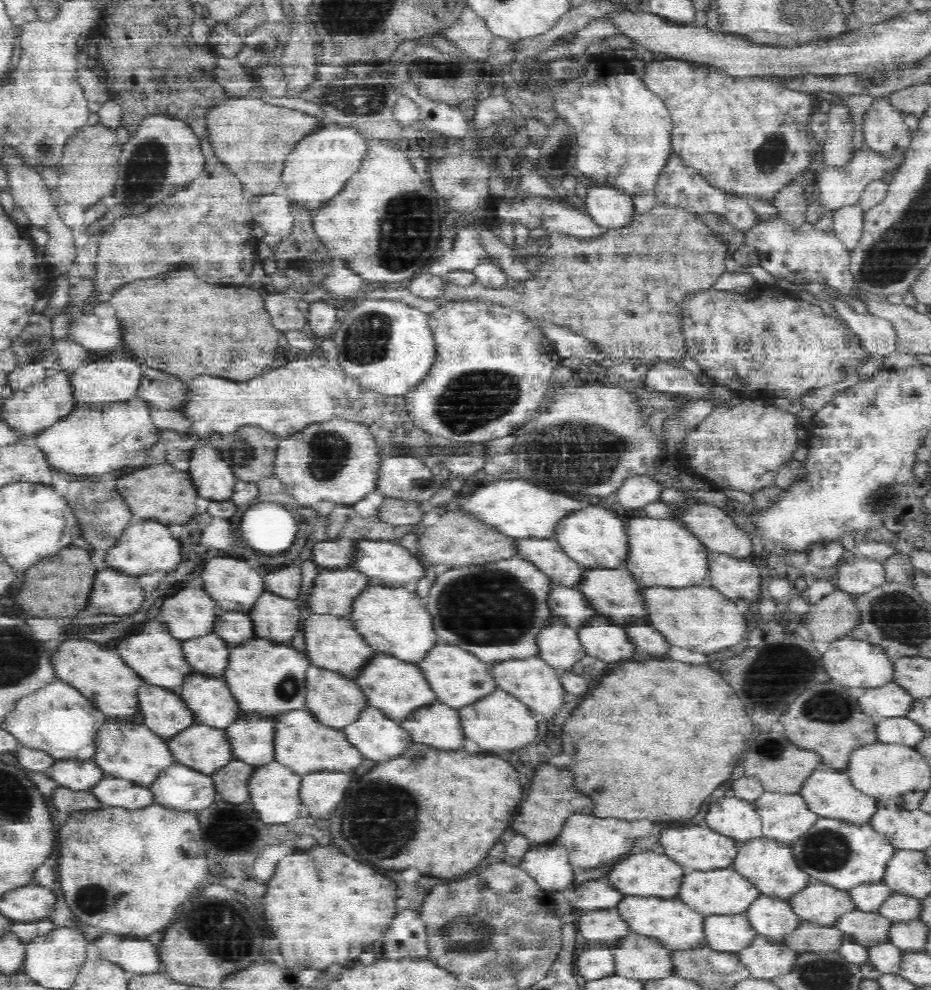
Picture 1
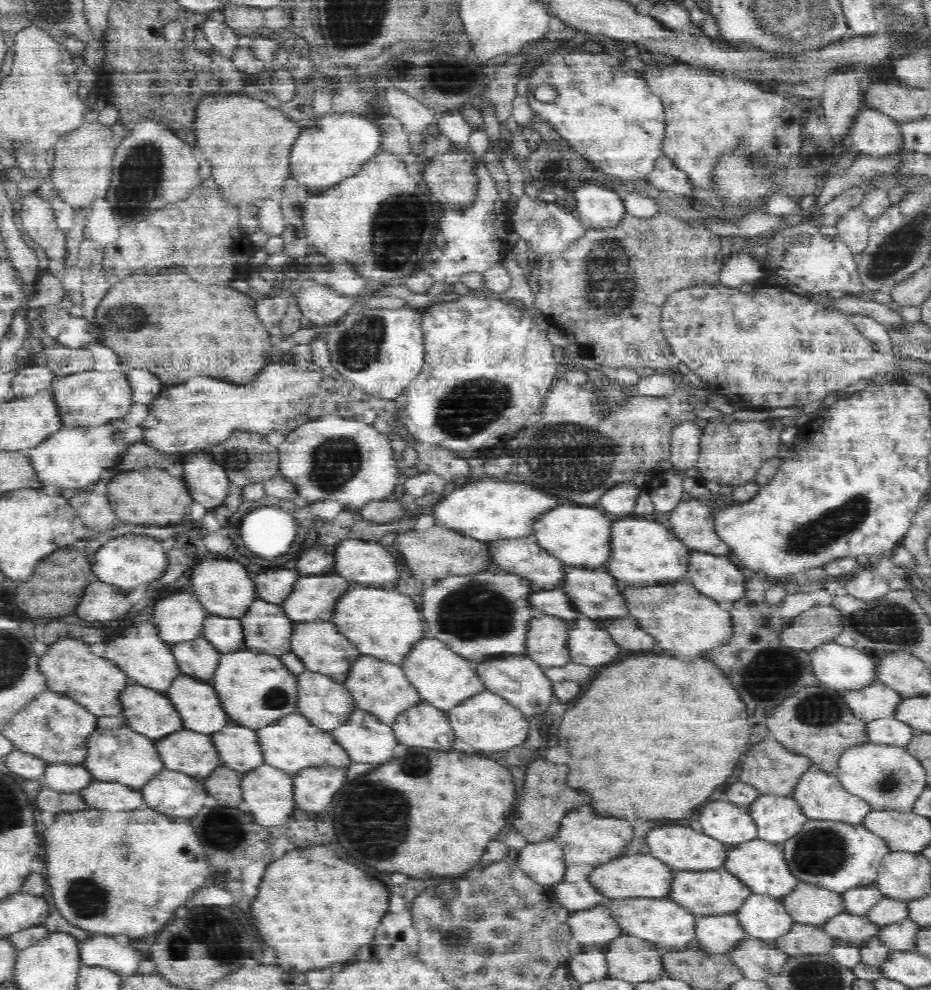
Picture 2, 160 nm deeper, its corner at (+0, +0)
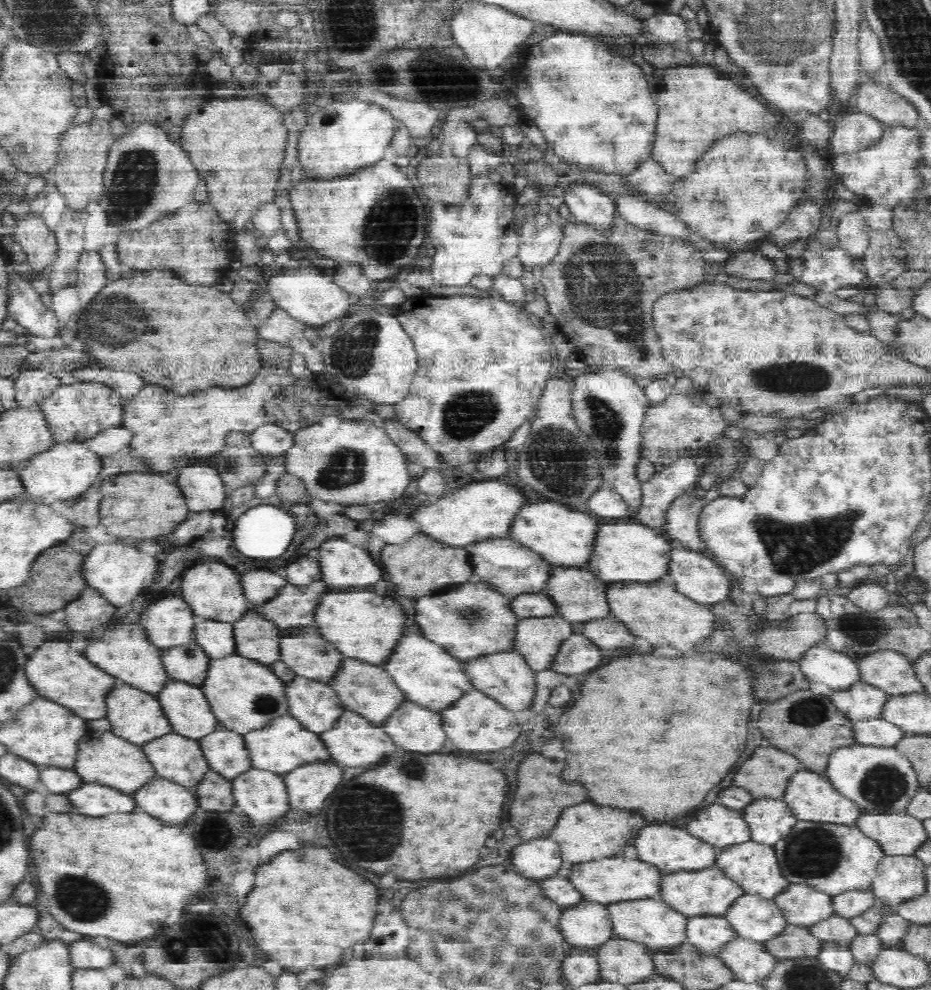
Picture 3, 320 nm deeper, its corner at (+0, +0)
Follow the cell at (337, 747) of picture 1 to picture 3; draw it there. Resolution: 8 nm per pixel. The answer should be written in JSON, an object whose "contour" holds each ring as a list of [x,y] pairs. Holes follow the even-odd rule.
{"contour":[[[290,714],[274,720],[273,723],[260,730],[246,733],[245,741],[249,747],[254,768],[262,768],[283,775],[310,764],[310,762],[333,759],[333,754],[328,745],[325,744],[321,733],[312,732],[300,720]]]}

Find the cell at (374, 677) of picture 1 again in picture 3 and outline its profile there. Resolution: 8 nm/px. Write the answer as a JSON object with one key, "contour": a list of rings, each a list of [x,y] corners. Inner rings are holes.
{"contour":[[[346,657],[341,670],[330,681],[330,685],[338,690],[338,695],[348,710],[357,712],[378,725],[384,725],[394,711],[408,703],[406,693],[397,685],[397,681],[384,665],[370,664],[358,658]]]}

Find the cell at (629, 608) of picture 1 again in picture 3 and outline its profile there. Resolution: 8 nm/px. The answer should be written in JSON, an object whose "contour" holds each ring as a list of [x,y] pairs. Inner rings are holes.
{"contour":[[[555,567],[552,579],[549,580],[543,592],[549,593],[557,601],[559,614],[568,622],[578,626],[594,619],[604,619],[609,616],[611,608],[608,604],[607,592],[609,584],[601,579],[596,572],[584,567]]]}

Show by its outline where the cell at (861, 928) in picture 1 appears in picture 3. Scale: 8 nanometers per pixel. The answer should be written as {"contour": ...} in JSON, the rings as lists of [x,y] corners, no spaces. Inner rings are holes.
{"contour":[[[834,914],[813,924],[810,929],[812,929],[814,936],[828,943],[832,942],[839,946],[850,947],[851,942],[860,934],[849,920],[850,918]]]}

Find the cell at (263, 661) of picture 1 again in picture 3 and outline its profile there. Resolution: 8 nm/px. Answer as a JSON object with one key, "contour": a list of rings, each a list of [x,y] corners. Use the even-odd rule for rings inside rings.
{"contour":[[[234,652],[212,660],[206,680],[200,687],[206,694],[213,713],[218,716],[220,726],[245,735],[289,714],[287,686],[288,683],[272,671],[272,666]]]}

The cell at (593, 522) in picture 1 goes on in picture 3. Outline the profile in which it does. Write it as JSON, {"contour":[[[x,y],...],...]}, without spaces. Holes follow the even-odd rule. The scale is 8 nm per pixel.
{"contour":[[[536,502],[529,506],[530,508],[525,508],[517,517],[509,537],[534,549],[556,568],[587,566],[590,559],[593,559],[598,531],[602,526],[594,514],[572,510],[558,502]]]}

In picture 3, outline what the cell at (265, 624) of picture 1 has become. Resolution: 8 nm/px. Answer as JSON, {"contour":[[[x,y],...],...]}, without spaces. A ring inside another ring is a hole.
{"contour":[[[252,606],[233,625],[238,654],[270,666],[281,660],[282,628],[277,621],[270,620],[261,612],[261,607]]]}

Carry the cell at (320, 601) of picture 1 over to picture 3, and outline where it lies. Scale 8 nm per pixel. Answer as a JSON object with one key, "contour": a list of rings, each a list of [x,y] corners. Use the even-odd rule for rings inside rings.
{"contour":[[[324,580],[310,584],[288,583],[275,599],[261,606],[261,612],[277,621],[280,628],[313,625],[321,600],[332,591]]]}

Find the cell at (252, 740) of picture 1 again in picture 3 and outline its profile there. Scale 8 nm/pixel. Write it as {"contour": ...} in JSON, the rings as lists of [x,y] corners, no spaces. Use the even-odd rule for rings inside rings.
{"contour":[[[218,726],[214,732],[200,741],[209,761],[209,767],[226,778],[233,779],[253,767],[245,735],[240,732]]]}

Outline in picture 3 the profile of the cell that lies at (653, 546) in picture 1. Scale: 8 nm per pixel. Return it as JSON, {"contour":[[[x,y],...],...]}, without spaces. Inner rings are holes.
{"contour":[[[638,520],[615,522],[601,526],[598,531],[596,551],[587,568],[596,572],[609,585],[625,583],[653,583],[667,579],[673,562],[672,540],[663,529],[642,524]]]}

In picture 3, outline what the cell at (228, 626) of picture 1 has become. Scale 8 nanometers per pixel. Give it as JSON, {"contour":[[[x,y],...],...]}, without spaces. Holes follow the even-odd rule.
{"contour":[[[199,619],[194,639],[205,648],[212,660],[231,655],[237,650],[237,637],[230,622]]]}

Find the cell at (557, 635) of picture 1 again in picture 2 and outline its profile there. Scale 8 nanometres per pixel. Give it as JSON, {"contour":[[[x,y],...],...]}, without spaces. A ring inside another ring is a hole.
{"contour":[[[539,614],[530,623],[525,654],[545,669],[564,666],[573,660],[569,638],[569,627],[562,619]]]}

